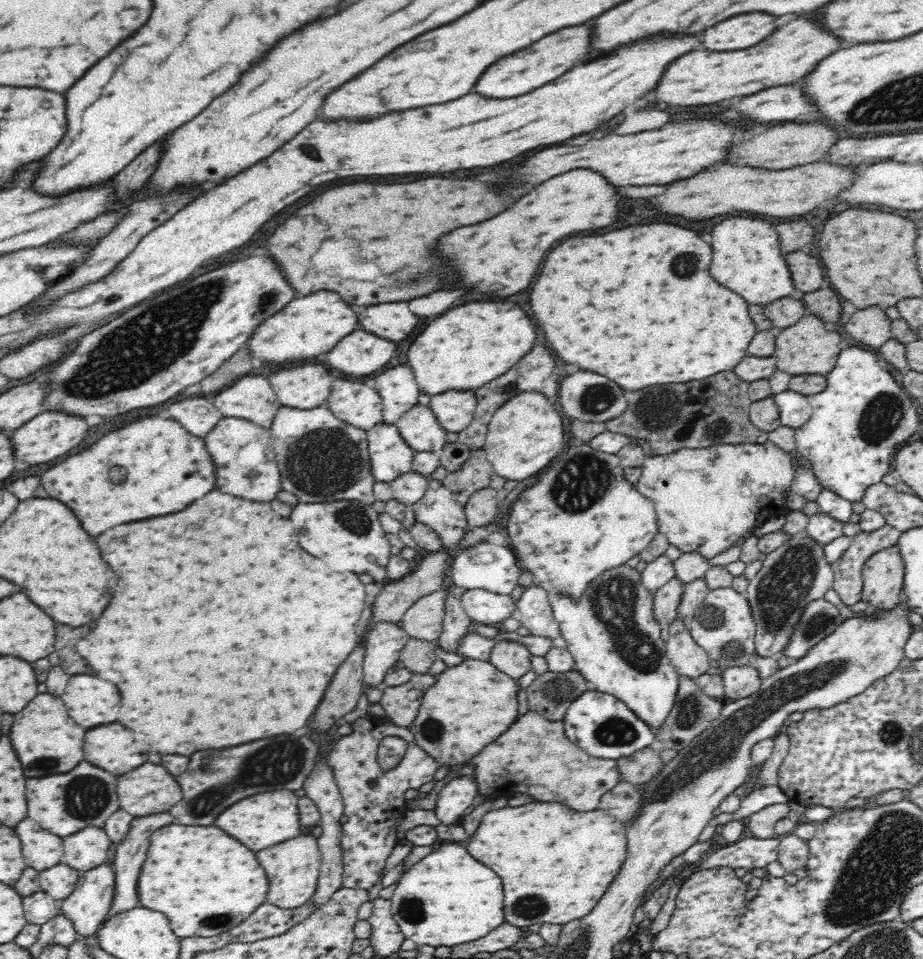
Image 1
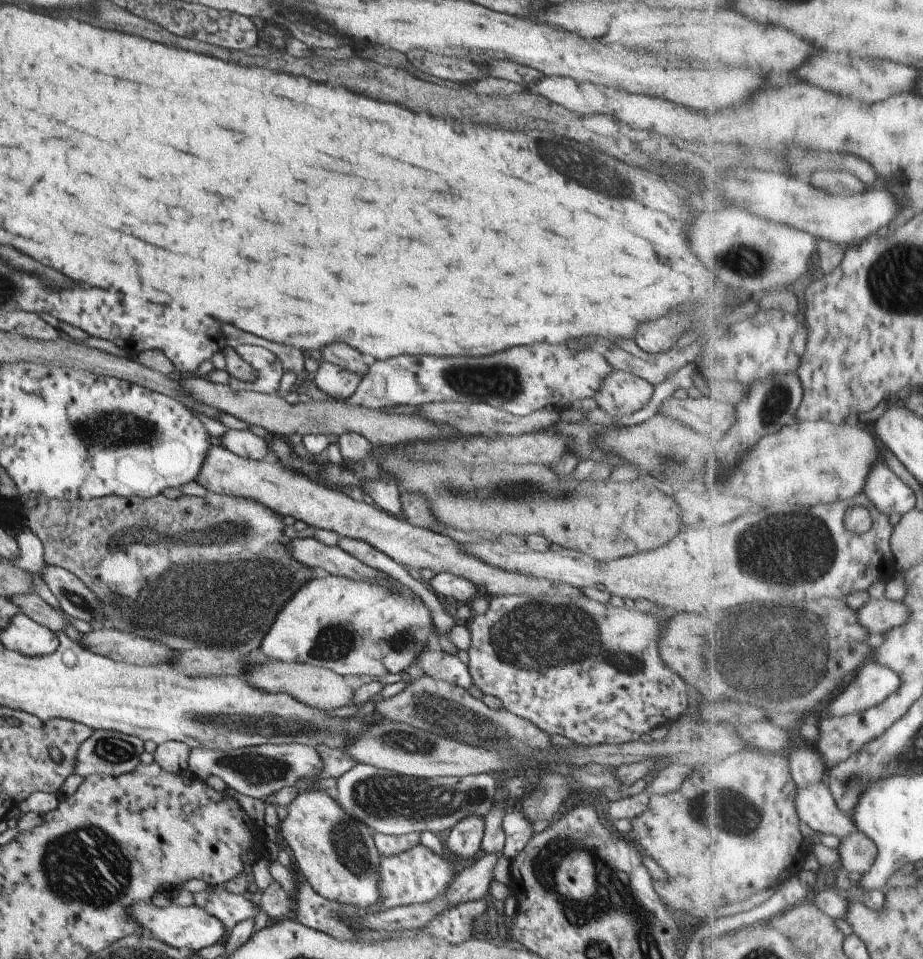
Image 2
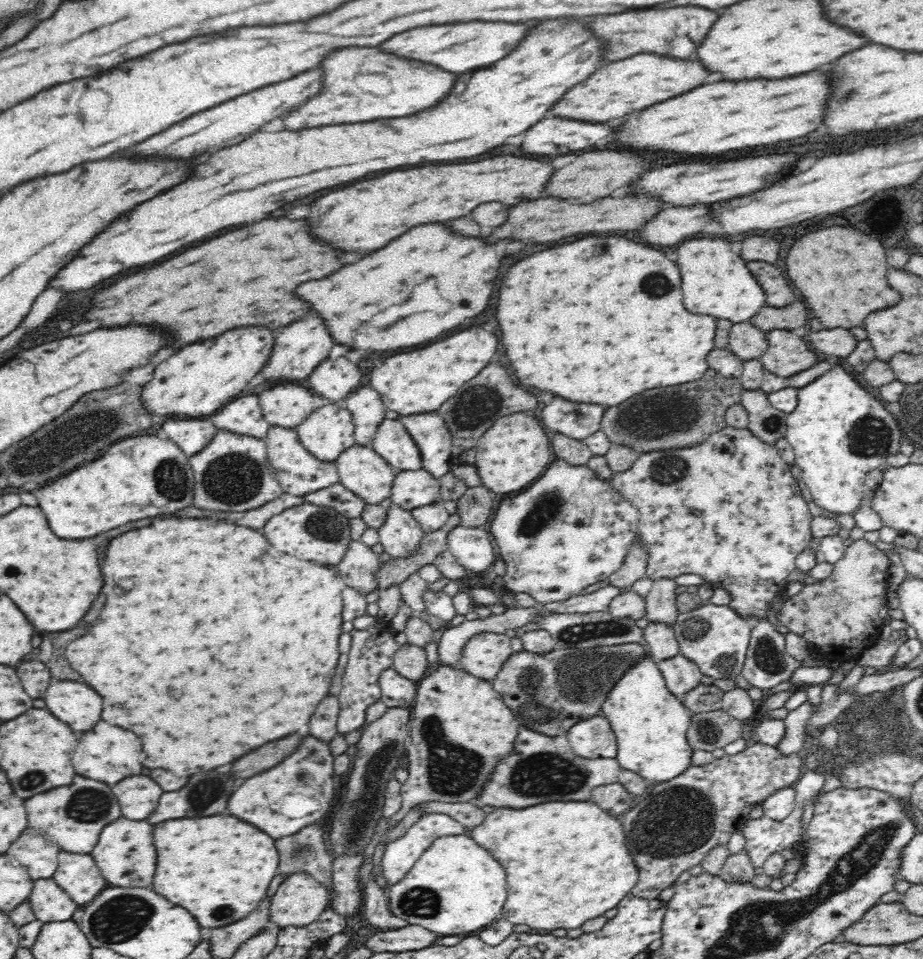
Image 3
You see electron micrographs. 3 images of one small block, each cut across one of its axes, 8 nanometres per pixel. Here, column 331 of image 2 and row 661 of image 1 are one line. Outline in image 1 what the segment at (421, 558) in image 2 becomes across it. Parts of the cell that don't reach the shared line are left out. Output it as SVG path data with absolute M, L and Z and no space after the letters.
M498 639L491 650L490 663L508 676L519 679L531 670L533 654L516 639Z

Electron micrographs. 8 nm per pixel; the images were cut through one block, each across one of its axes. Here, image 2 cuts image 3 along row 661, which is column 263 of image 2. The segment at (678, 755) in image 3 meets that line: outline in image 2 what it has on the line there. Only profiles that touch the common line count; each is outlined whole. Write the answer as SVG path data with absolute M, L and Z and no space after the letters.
M319 573L309 580L307 584L303 584L281 607L281 610L275 615L267 632L265 632L265 636L263 636L257 652L261 653L268 660L278 660L285 664L308 664L317 668L332 670L335 674L339 674L342 677L360 676L365 680L391 680L397 678L398 674L415 660L415 656L425 648L425 644L434 642L431 626L433 626L433 621L431 621L431 614L429 614L427 606L404 584L391 582L391 578L381 578L377 582L365 582L365 580L349 580L349 578L343 578L342 576Z

